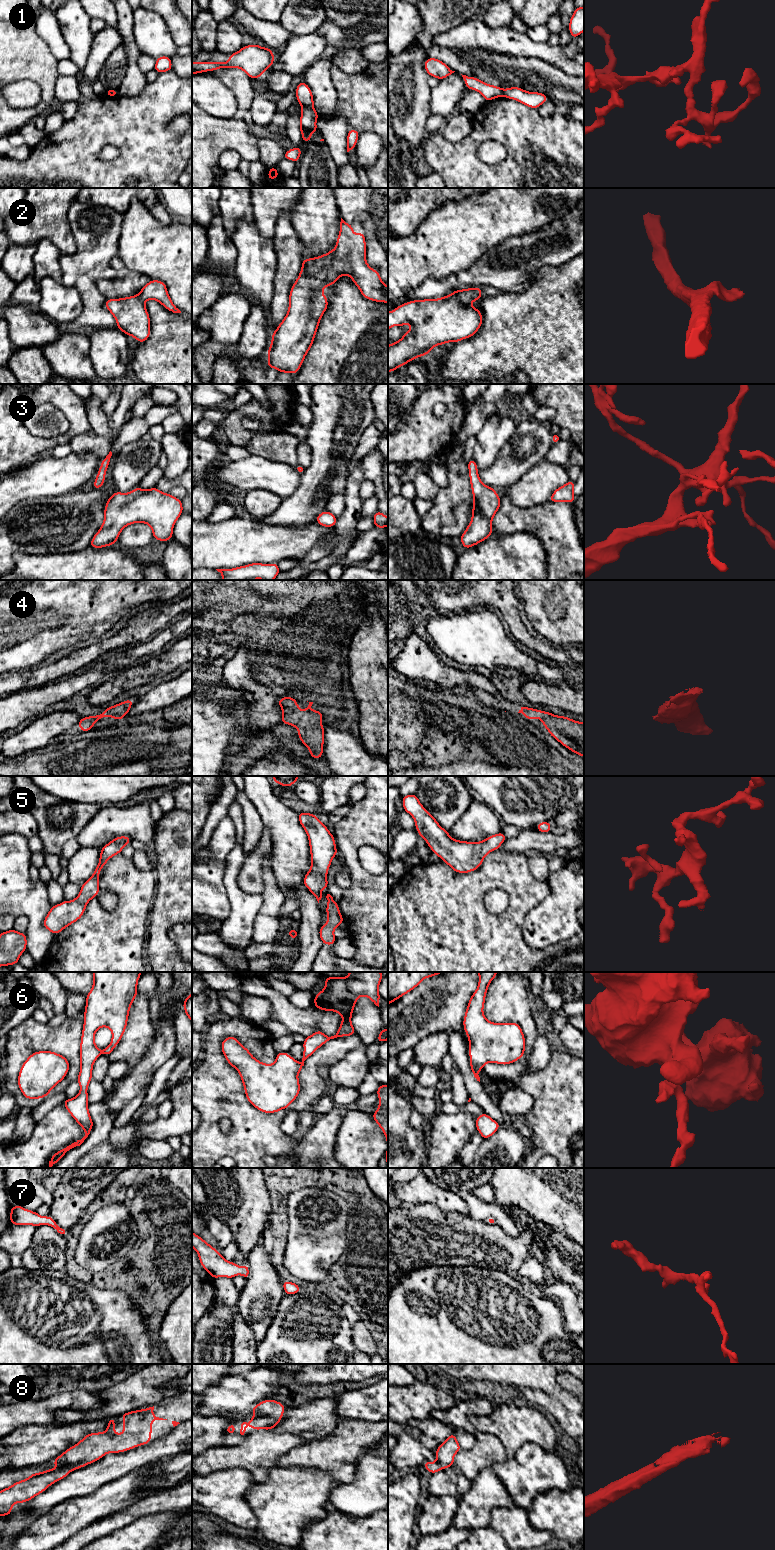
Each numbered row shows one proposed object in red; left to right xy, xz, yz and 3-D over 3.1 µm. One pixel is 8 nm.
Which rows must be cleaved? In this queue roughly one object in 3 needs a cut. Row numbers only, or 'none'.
1

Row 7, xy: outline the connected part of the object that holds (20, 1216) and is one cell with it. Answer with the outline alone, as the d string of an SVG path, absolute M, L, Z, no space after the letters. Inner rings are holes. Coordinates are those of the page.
M21 1205L11 1207L10 1211L11 1225L33 1225L39 1227L42 1224L53 1227L58 1234L66 1236L68 1230L59 1227L51 1216L40 1216L37 1212L23 1208Z

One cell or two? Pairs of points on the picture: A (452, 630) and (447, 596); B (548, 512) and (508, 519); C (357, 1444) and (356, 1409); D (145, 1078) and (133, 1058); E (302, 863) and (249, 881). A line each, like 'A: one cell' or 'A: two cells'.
A: two cells
B: one cell
C: two cells
D: two cells
E: two cells

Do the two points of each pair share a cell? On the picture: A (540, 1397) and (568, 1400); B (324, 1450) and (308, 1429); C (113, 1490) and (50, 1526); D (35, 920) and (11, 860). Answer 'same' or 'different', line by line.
A: different
B: different
C: same
D: same

